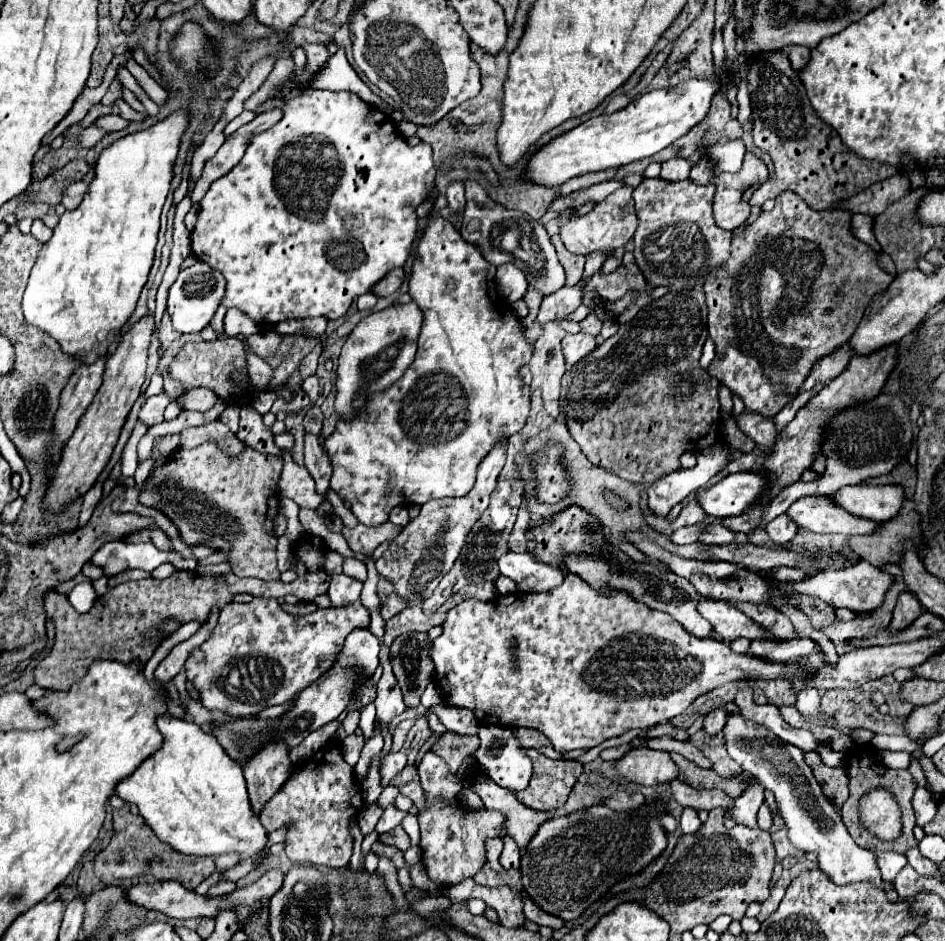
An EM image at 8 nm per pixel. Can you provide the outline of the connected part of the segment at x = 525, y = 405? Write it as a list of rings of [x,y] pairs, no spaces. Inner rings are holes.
[[[441,216],[429,218],[429,224],[427,224],[423,236],[417,242],[417,256],[415,256],[411,278],[409,278],[409,294],[411,294],[413,302],[417,302],[417,306],[423,312],[423,326],[421,326],[421,334],[419,334],[419,350],[417,350],[415,362],[407,368],[407,372],[389,390],[375,394],[373,400],[367,404],[367,408],[355,420],[351,420],[351,422],[339,420],[335,426],[335,432],[329,438],[325,438],[325,442],[323,442],[329,456],[331,456],[331,462],[333,462],[331,490],[337,492],[341,500],[351,504],[351,512],[365,526],[379,526],[379,524],[387,522],[389,510],[393,506],[401,504],[401,494],[409,502],[419,504],[419,506],[423,506],[427,500],[433,500],[433,498],[465,496],[475,484],[477,464],[483,460],[483,456],[495,446],[495,442],[501,436],[511,436],[511,434],[519,432],[527,420],[527,414],[529,414],[531,392],[527,386],[523,386],[521,376],[519,376],[519,368],[529,362],[533,346],[525,340],[525,336],[521,332],[519,318],[513,316],[515,312],[513,312],[511,304],[495,288],[495,266],[487,264],[487,260],[483,260],[483,254],[479,252],[479,248],[475,248],[475,244],[467,244],[467,240],[461,238],[459,230],[455,230],[453,224]]]

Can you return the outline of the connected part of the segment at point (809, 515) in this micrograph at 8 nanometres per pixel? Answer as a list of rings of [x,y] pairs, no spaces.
[[[805,496],[793,502],[787,516],[801,528],[819,534],[869,534],[879,528],[879,522],[871,522],[853,516],[839,506],[835,506],[829,496]]]

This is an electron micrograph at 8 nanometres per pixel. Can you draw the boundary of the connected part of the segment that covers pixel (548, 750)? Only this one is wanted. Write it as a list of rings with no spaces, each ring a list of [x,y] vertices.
[[[515,728],[513,732],[515,732],[515,738],[519,738],[523,748],[535,748],[535,750],[539,750],[545,756],[559,758],[557,752],[553,750],[553,744],[549,742],[549,738],[545,738],[539,730],[533,730],[533,728]]]

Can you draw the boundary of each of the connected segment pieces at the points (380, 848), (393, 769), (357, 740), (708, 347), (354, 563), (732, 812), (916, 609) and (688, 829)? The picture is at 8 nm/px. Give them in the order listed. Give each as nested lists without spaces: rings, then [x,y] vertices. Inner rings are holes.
[[[375,842],[371,850],[373,850],[373,852],[377,852],[379,856],[387,856],[387,858],[391,858],[391,860],[395,862],[395,866],[397,866],[397,868],[405,862],[403,852],[399,852],[395,846],[389,846],[389,844],[383,844],[383,842]]]
[[[401,752],[389,753],[381,763],[380,774],[381,784],[387,786],[391,784],[391,780],[399,773],[407,764],[407,756]]]
[[[359,732],[349,734],[349,736],[343,740],[345,760],[347,760],[351,766],[355,766],[355,764],[357,764],[359,756],[361,756],[361,748],[363,748],[363,744],[365,744],[365,740],[363,740],[363,736],[361,736]]]
[[[708,337],[705,346],[703,346],[703,354],[701,354],[701,368],[707,370],[709,364],[713,364],[715,356],[717,356],[717,352],[715,352],[715,344],[713,344],[713,340]]]
[[[344,558],[343,573],[357,578],[361,582],[367,579],[367,568],[363,562],[356,558]]]
[[[759,782],[753,784],[749,790],[745,790],[741,796],[737,796],[733,800],[733,808],[725,808],[725,816],[731,818],[735,824],[743,824],[743,826],[759,830],[757,812],[759,812],[759,806],[765,800],[763,792],[765,790],[763,790],[763,786]]]
[[[903,590],[897,598],[897,606],[893,610],[893,620],[891,620],[891,632],[897,632],[901,628],[907,628],[919,614],[923,612],[923,606],[919,600],[915,600],[915,594],[911,590]]]
[[[685,806],[685,808],[683,808],[683,814],[681,814],[679,818],[679,826],[685,834],[697,832],[699,826],[701,826],[701,820],[699,816],[697,816],[697,810],[691,808],[691,806]]]

